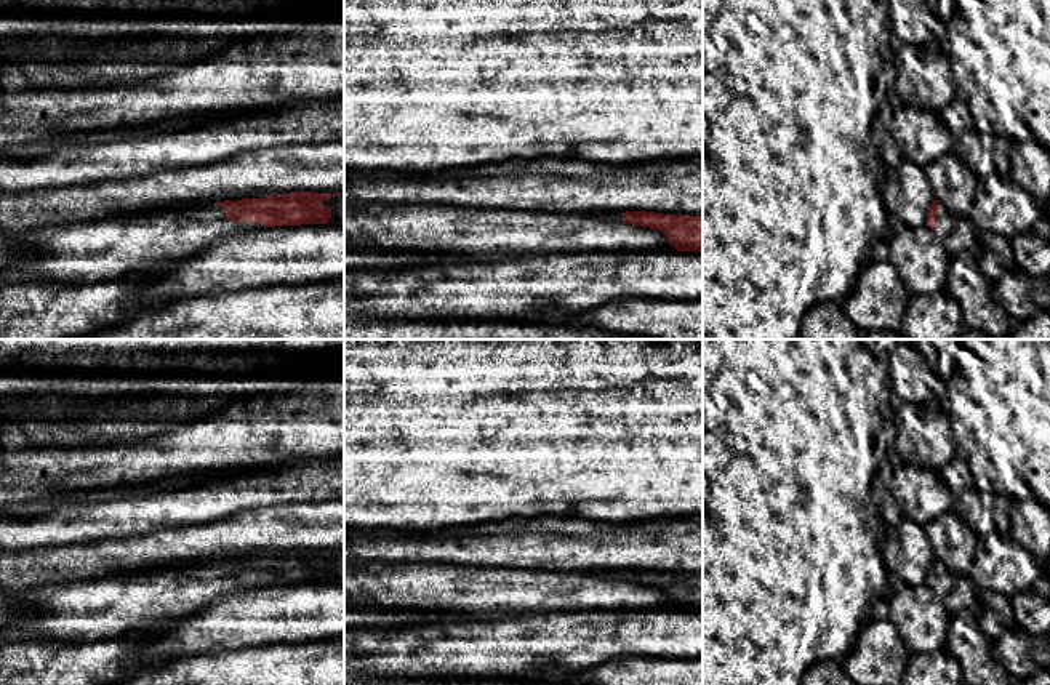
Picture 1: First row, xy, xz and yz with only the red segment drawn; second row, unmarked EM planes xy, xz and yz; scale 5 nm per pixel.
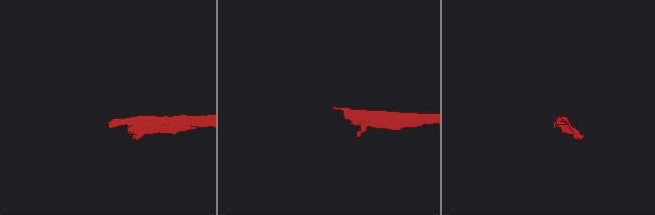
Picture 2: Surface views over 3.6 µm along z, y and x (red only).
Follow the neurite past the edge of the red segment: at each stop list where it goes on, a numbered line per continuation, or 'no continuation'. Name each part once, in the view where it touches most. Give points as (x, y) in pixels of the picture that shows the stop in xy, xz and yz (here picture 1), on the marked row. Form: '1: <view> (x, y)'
1: xy (80, 253)

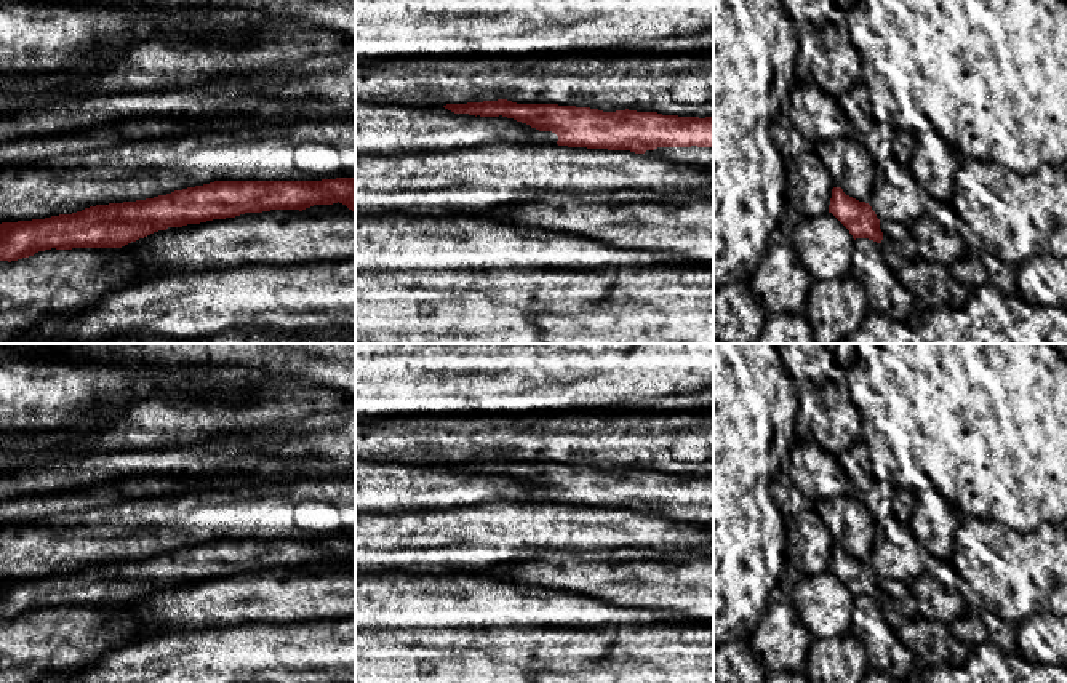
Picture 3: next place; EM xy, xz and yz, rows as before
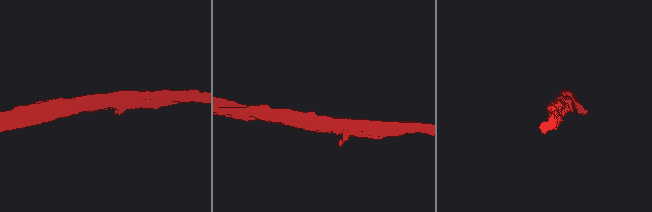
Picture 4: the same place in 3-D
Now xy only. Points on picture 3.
no continuation

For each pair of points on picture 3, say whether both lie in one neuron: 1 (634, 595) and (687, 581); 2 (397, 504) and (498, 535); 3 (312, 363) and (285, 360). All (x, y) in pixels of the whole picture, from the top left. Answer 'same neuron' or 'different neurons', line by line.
1: same neuron
2: different neurons
3: same neuron

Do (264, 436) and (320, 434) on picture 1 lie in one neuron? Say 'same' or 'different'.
same

